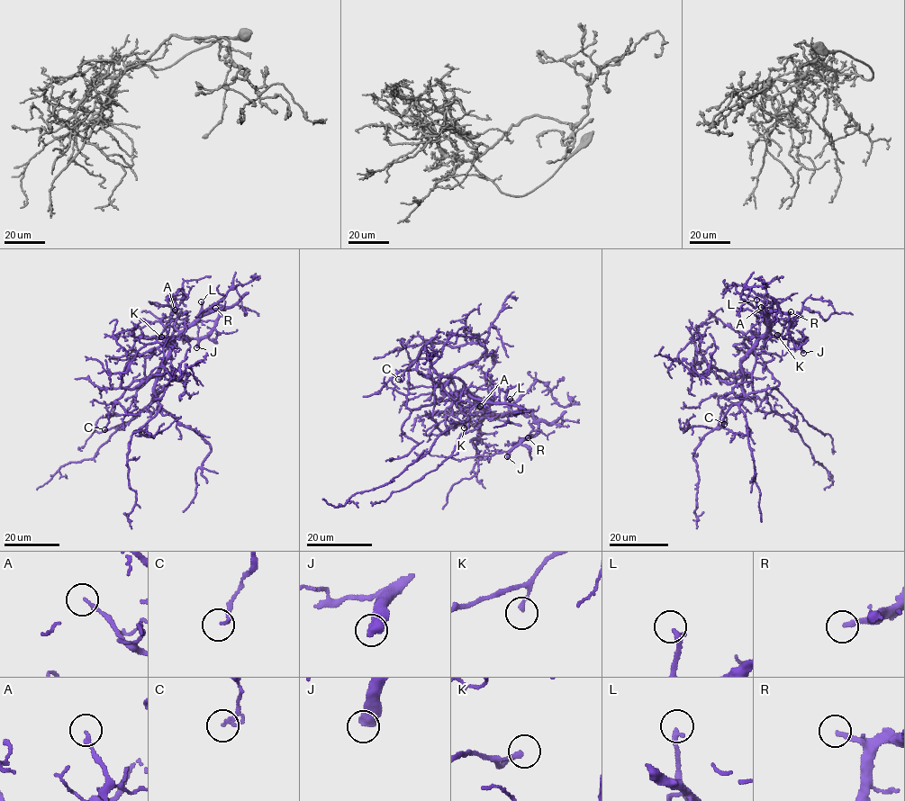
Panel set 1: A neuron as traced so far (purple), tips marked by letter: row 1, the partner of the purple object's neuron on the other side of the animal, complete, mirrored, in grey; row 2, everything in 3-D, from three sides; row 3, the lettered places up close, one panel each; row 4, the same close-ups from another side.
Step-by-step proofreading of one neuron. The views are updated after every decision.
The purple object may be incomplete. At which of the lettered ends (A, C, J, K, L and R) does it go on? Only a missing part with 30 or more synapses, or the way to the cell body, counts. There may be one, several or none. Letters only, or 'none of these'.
J, L, R

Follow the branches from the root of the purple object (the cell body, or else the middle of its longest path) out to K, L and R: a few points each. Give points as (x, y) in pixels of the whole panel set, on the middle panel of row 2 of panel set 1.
K: (463, 391), (476, 401), (480, 408), (464, 427)
L: (463, 391), (488, 413), (506, 413), (510, 399)
R: (463, 391), (488, 413), (529, 412), (538, 430), (528, 437)

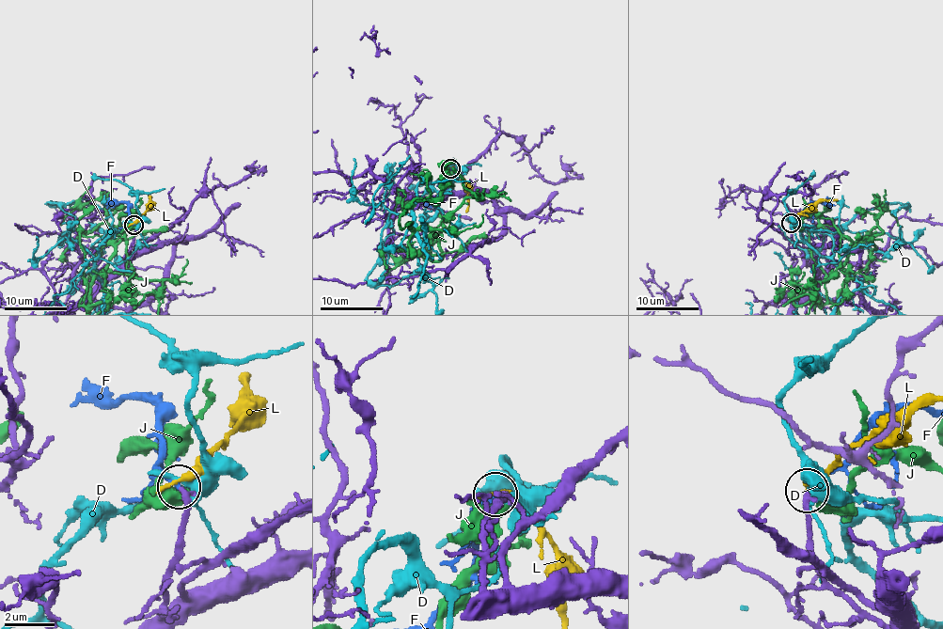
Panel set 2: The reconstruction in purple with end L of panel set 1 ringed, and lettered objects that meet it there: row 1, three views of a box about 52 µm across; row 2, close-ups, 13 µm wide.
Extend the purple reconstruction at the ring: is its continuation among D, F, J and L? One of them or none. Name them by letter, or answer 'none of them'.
F

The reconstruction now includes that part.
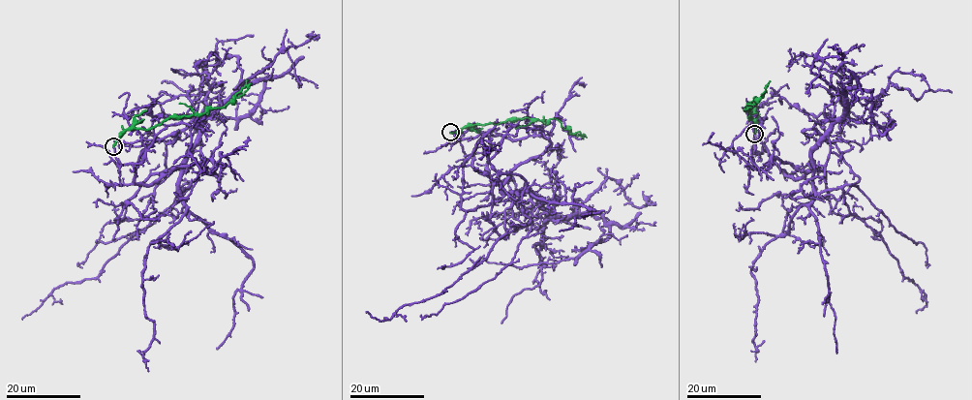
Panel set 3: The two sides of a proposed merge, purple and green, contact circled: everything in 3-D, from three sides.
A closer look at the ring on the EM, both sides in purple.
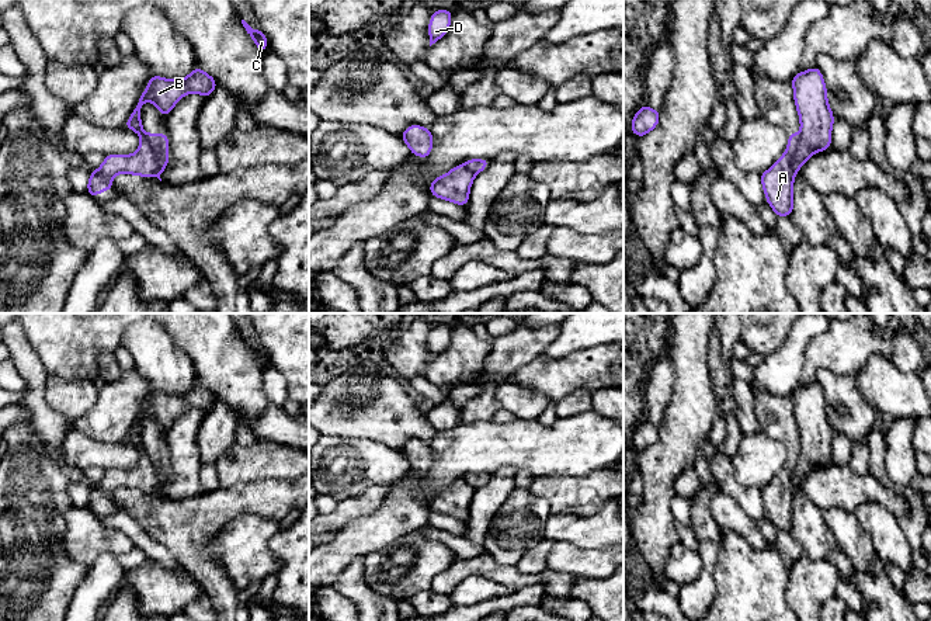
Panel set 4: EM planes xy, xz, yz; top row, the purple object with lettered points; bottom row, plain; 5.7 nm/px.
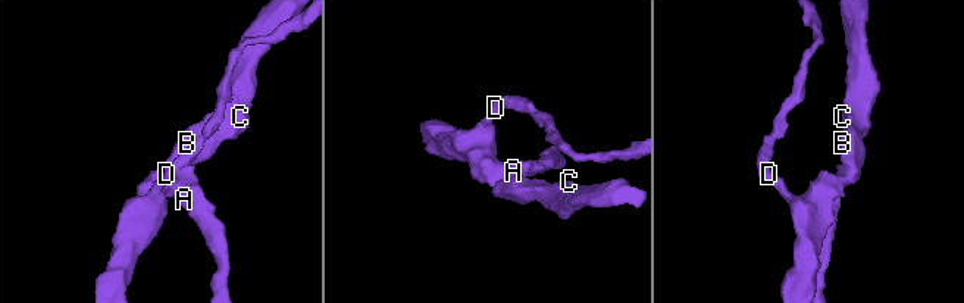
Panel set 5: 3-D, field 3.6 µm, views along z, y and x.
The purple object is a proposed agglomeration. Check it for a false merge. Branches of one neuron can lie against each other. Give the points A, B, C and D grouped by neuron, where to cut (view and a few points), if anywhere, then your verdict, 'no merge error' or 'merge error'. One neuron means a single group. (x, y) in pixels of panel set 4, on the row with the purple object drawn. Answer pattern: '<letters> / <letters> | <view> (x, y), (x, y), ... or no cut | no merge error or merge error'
A / B C D | xy (145, 134), (157, 160), (155, 174) | merge error

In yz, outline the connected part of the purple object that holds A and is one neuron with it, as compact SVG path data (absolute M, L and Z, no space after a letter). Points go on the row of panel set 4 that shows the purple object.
M789 133L784 155L760 174L767 204L774 209L777 218L791 216L793 211L793 180L796 174L792 160L799 136L799 133Z

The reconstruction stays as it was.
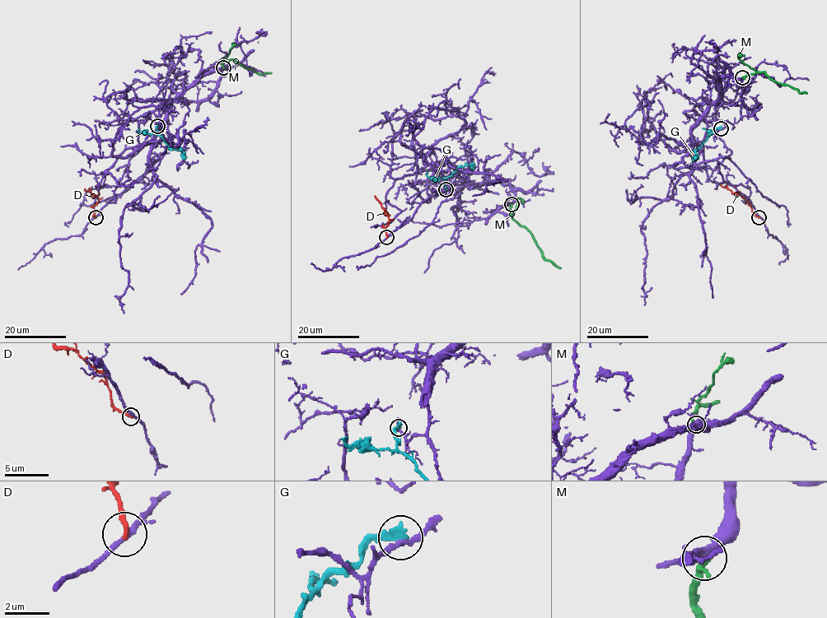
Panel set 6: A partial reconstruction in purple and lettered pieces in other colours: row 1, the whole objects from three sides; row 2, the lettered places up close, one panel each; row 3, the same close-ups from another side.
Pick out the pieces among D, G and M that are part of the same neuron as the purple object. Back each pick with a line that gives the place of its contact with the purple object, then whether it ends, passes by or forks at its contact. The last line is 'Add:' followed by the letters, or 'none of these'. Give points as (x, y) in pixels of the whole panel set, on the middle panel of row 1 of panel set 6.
M: meets purple at (511, 204); it ends there
Add: M

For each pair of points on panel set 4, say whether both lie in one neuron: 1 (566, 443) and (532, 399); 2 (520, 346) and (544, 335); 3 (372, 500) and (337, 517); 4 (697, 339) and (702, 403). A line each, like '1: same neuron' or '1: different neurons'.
1: different neurons
2: same neuron
3: same neuron
4: same neuron

